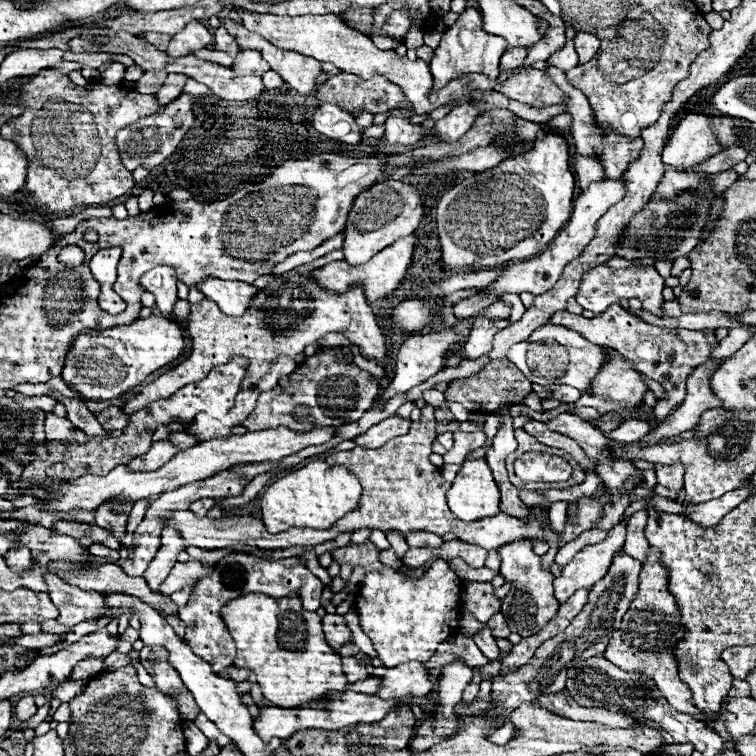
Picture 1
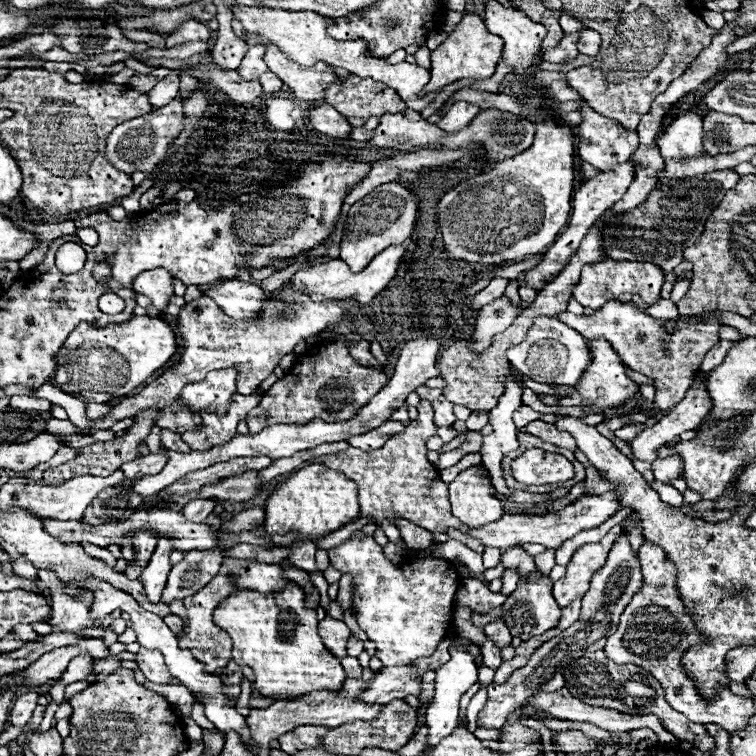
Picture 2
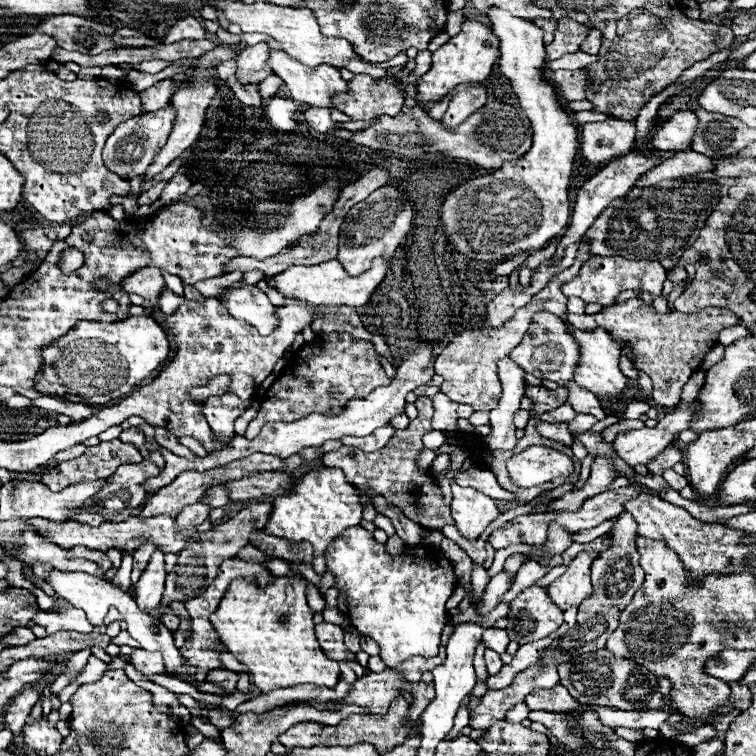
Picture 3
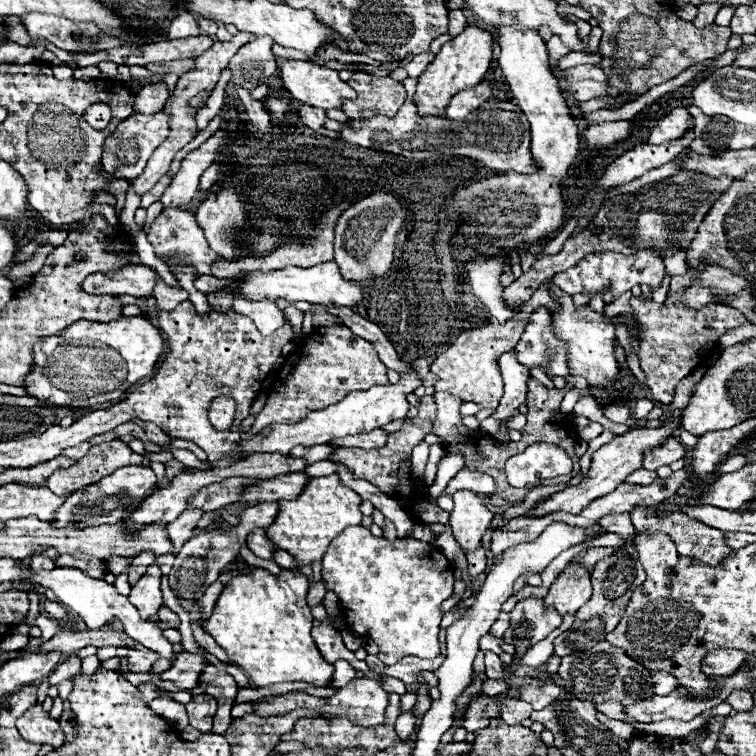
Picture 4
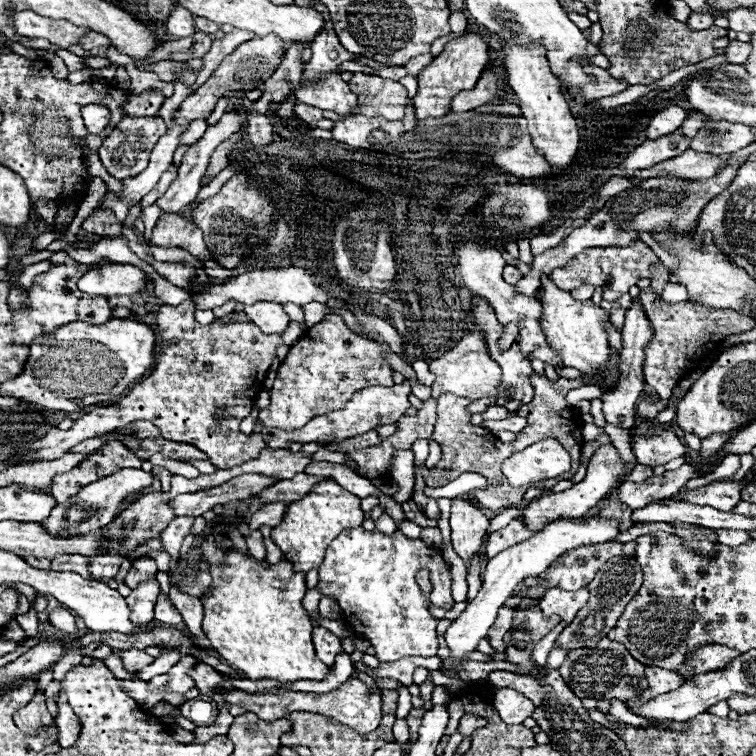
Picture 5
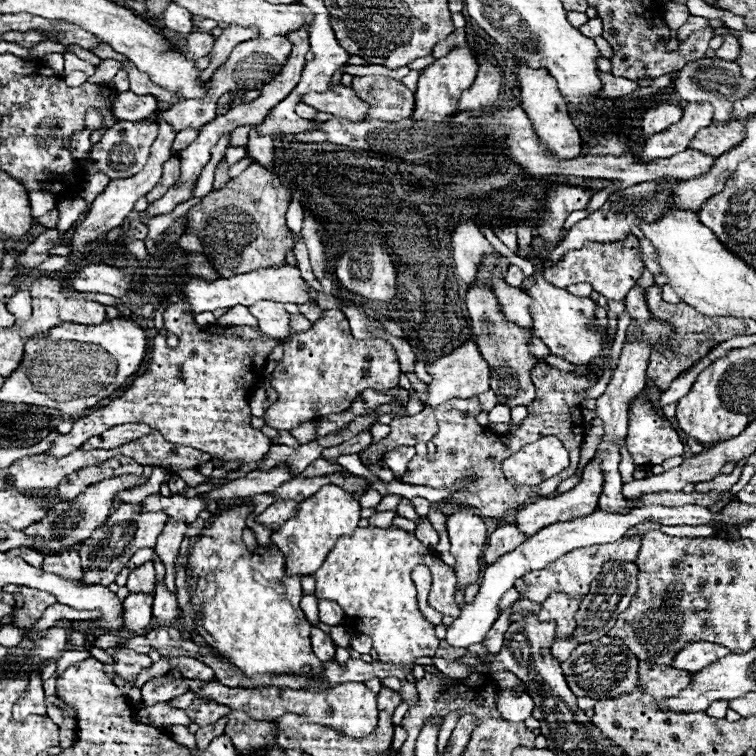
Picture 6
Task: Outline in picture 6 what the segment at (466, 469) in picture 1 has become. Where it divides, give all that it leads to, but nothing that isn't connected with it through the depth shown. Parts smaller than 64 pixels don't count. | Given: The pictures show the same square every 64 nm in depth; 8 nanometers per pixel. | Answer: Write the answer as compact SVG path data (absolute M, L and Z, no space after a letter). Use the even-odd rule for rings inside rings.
M458 508L446 522L450 536L450 552L456 558L458 584L468 586L478 582L480 556L486 544L486 524L482 516L476 516L470 508Z

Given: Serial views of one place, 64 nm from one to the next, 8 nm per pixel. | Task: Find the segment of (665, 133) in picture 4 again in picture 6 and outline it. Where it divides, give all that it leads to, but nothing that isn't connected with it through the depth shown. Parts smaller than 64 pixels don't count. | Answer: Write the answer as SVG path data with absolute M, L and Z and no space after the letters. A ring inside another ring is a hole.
M660 104L656 108L650 108L644 114L642 130L646 136L652 136L658 132L664 132L668 126L676 124L680 118L682 118L682 108L672 106L672 104Z

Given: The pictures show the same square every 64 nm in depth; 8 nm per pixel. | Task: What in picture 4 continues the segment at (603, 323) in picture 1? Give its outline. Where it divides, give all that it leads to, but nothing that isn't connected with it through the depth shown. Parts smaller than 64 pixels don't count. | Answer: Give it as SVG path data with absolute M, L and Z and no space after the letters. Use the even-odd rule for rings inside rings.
M644 296L630 298L630 310L618 316L612 316L610 322L622 324L624 328L630 328L630 320L634 318L636 326L636 336L638 336L638 358L640 366L646 372L648 378L648 388L652 396L668 406L674 400L674 390L680 380L692 374L692 370L702 364L710 352L718 346L720 336L730 330L738 328L742 324L748 324L744 314L738 310L732 310L730 306L722 304L712 304L712 306L702 306L702 310L692 310L692 308L678 308L674 304L656 304Z

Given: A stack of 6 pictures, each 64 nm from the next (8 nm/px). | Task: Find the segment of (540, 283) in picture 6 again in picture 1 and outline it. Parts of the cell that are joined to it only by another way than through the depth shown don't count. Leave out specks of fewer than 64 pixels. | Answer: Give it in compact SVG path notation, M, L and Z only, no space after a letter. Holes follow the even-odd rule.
M612 358L612 362L606 362L598 372L592 388L584 392L574 406L592 406L600 412L638 408L644 402L646 392L648 386L644 384L644 376L622 358Z

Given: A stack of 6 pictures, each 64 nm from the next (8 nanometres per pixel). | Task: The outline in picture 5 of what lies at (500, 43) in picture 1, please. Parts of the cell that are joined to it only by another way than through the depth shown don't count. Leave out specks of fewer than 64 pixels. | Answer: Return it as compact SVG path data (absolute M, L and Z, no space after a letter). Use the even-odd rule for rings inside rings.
M464 32L460 38L450 40L442 54L432 60L420 74L418 74L418 94L412 98L412 104L416 106L416 118L440 118L450 112L452 98L462 92L476 86L480 80L484 68L488 64L488 42L478 32Z

